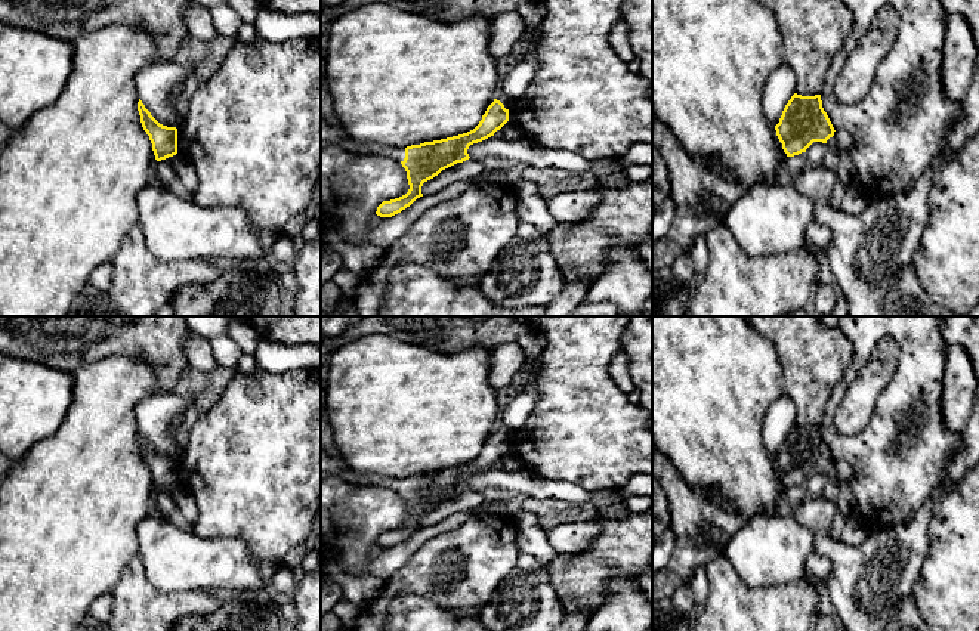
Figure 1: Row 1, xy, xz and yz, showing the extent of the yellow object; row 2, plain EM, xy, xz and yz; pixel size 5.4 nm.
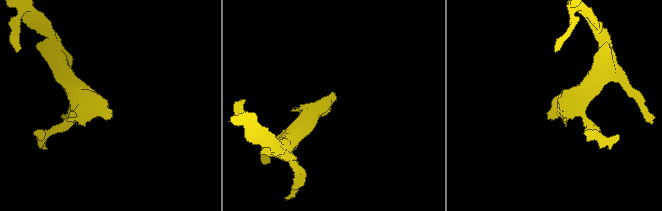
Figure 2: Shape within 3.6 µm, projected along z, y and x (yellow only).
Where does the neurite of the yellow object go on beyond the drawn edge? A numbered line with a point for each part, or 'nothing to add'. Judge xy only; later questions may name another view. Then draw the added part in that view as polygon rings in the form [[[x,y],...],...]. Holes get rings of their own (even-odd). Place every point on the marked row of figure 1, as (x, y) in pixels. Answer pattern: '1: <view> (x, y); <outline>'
nothing to add

